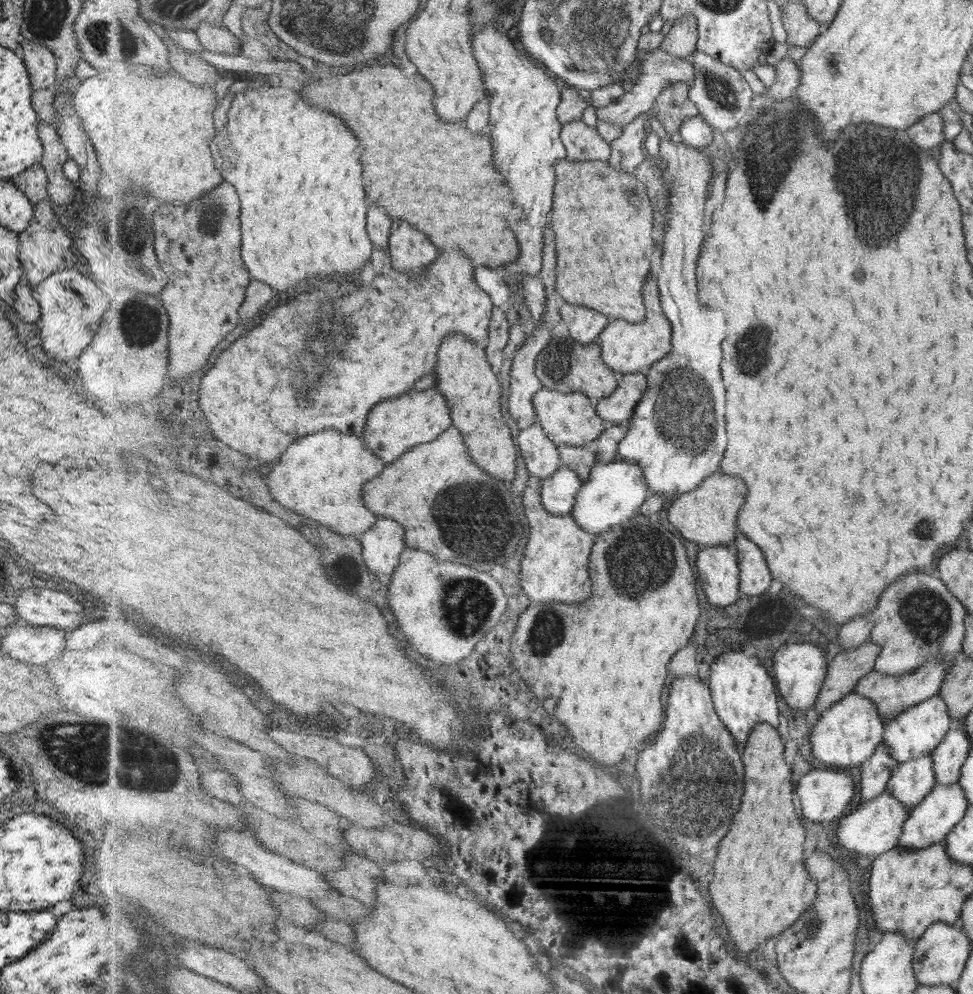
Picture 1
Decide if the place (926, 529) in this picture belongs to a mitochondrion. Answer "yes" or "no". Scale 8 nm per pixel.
yes

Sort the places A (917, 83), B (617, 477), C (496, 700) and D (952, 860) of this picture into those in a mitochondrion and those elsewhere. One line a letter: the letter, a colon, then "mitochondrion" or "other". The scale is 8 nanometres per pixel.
A: other
B: other
C: other
D: other

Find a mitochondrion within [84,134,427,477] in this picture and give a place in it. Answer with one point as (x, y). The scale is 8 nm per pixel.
(307, 384)

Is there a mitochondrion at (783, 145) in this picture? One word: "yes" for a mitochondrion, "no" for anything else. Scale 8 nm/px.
yes

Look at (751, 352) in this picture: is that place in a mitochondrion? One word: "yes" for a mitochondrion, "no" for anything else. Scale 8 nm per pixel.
yes

